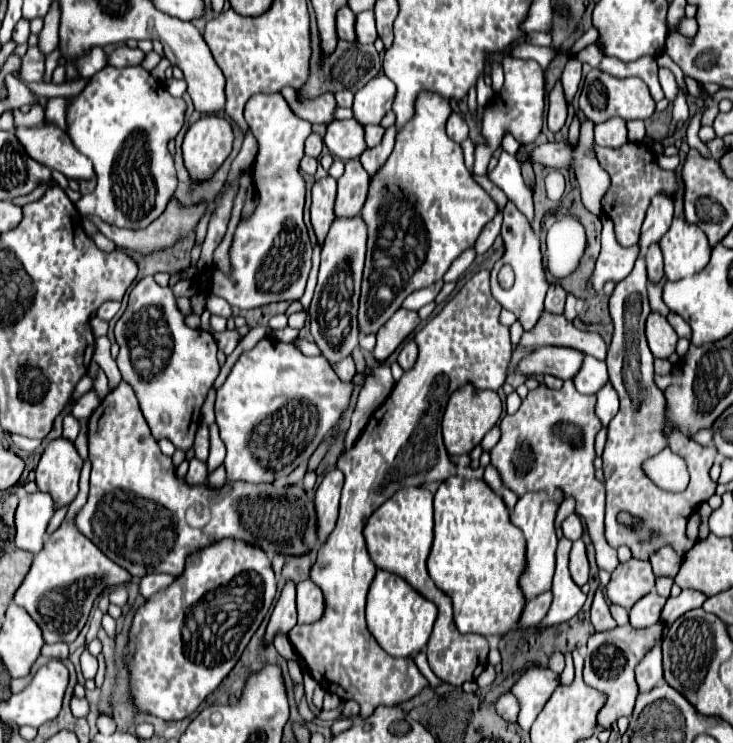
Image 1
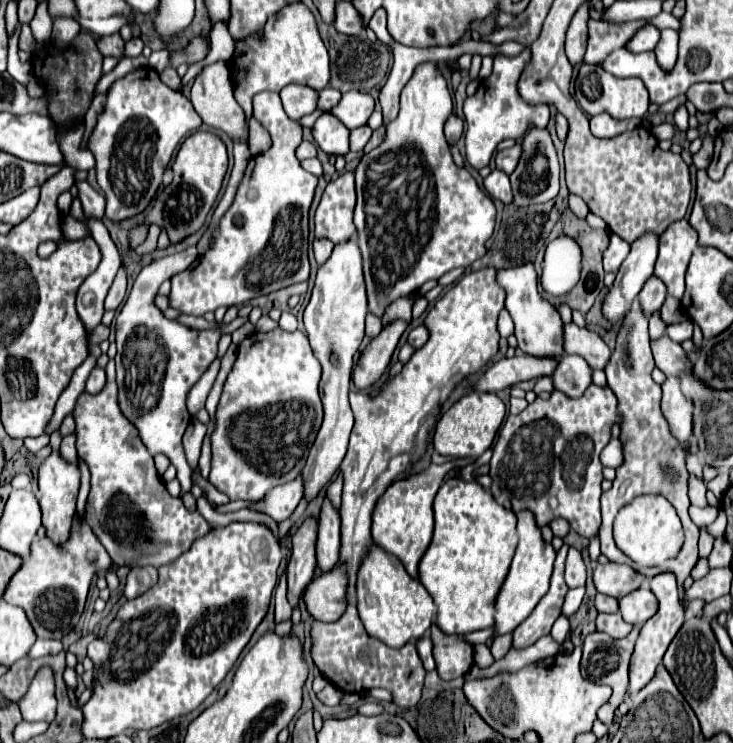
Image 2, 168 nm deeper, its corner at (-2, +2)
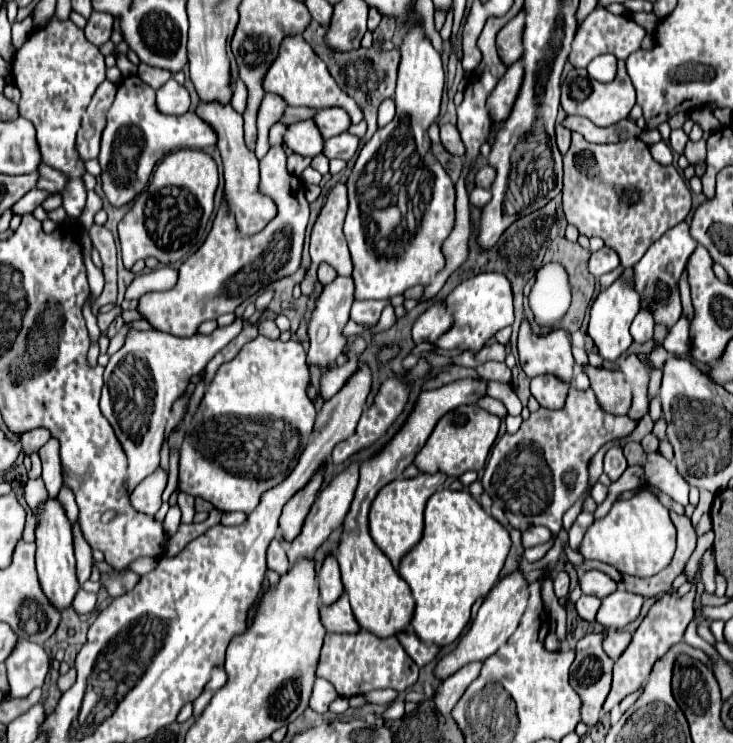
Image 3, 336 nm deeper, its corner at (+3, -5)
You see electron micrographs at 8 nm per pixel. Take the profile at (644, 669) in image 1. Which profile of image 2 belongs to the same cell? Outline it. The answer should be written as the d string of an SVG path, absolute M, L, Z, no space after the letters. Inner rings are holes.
M657 575L651 579L651 591L655 593L657 601L659 601L659 609L657 613L641 625L639 629L639 637L635 641L635 651L631 655L631 667L629 667L629 691L627 693L637 693L641 691L655 675L657 665L661 663L669 643L673 641L673 637L677 635L677 631L681 629L683 621L685 621L685 611L683 605L679 603L679 595L677 595L677 583L675 583L675 575Z

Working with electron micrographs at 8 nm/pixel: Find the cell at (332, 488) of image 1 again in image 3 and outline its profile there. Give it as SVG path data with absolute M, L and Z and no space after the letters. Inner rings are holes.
M328 554L322 562L322 568L318 572L318 588L320 588L320 600L326 606L336 602L344 590L340 580L340 566L334 554Z

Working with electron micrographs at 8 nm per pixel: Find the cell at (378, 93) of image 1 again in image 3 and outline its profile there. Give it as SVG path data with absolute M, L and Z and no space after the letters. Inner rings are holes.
M324 108L318 110L314 116L314 122L322 130L322 136L328 140L332 136L338 136L350 128L350 116L344 108Z

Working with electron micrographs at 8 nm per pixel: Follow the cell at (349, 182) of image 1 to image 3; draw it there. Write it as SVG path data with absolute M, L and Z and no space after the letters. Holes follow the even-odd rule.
M336 184L336 186L332 188L332 192L328 194L328 200L326 200L326 204L324 204L320 216L316 218L314 228L312 228L312 236L310 236L312 268L310 268L310 272L306 274L306 278L304 278L304 282L302 282L302 294L306 294L306 296L312 292L312 286L314 286L314 280L316 280L316 268L318 268L320 262L328 262L330 266L334 266L334 270L336 270L338 274L344 274L344 276L350 276L350 274L352 274L352 258L350 258L348 244L346 244L346 238L344 238L344 232L342 232L346 210L348 210L346 186L344 186L344 184Z

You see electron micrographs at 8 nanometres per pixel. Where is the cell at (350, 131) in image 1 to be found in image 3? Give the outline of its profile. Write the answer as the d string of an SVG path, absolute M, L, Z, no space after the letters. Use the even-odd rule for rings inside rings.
M302 120L298 124L290 124L284 134L284 142L288 144L288 148L292 148L296 154L302 156L314 158L324 152L324 138L314 120Z

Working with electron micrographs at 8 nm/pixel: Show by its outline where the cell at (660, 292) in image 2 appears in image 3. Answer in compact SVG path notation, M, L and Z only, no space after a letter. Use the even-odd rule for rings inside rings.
M640 308L640 312L636 314L632 326L630 326L632 338L636 342L650 342L652 340L652 332L654 332L654 316L648 308Z

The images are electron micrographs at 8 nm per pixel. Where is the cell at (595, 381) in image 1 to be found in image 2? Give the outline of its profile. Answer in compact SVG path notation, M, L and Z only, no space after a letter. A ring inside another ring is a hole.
M563 355L563 359L557 359L551 379L555 391L577 399L591 385L591 367L579 355Z

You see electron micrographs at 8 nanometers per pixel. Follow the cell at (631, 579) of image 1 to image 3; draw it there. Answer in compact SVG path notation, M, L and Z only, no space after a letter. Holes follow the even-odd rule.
M588 570L580 576L580 586L582 586L582 592L588 596L606 598L608 594L612 594L618 588L618 582L614 582L608 574L604 574L600 570Z

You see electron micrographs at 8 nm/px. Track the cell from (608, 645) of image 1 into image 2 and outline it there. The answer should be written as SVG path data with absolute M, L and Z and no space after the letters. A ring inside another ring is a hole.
M633 629L631 635L627 635L623 639L611 639L607 633L595 631L583 639L583 659L581 659L583 677L593 683L599 683L599 685L609 685L613 689L611 699L597 711L597 719L603 721L605 725L609 725L613 721L613 711L617 709L617 705L623 701L623 697L627 693L627 685L629 685L627 669L629 669L629 659L631 659L637 635L639 635L639 629Z

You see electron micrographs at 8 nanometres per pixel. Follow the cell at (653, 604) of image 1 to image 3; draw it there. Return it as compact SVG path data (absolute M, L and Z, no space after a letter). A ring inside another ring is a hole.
M616 590L614 594L606 596L602 600L602 606L598 610L598 622L602 626L610 626L610 628L624 628L628 624L632 624L634 620L638 620L640 610L642 610L644 598L626 590Z

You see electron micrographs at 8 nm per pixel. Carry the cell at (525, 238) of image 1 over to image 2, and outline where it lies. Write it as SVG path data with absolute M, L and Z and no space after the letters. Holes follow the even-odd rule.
M531 263L523 265L523 267L513 267L513 269L505 269L499 271L497 281L505 287L507 291L507 311L511 313L513 321L515 321L515 337L519 341L519 349L531 357L561 357L563 351L563 321L559 317L559 313L555 311L555 307L541 299L537 287L537 273L533 269Z

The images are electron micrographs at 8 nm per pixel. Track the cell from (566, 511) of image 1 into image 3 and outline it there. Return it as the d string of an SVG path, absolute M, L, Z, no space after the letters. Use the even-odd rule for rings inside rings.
M552 542L542 544L542 546L532 546L532 548L528 548L528 550L524 552L524 558L526 558L528 562L536 562L536 560L540 560L540 558L550 550L550 546L552 546Z

